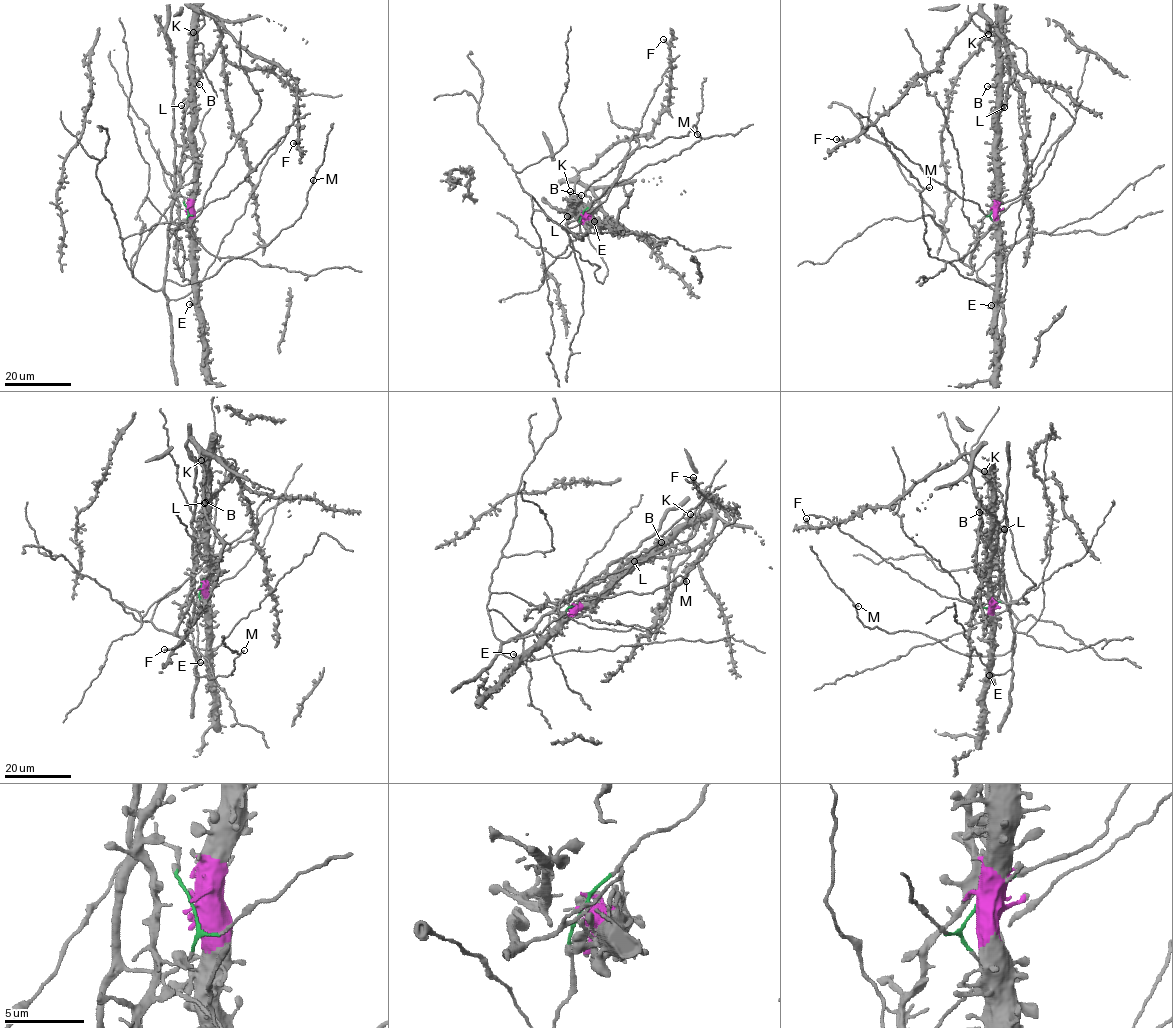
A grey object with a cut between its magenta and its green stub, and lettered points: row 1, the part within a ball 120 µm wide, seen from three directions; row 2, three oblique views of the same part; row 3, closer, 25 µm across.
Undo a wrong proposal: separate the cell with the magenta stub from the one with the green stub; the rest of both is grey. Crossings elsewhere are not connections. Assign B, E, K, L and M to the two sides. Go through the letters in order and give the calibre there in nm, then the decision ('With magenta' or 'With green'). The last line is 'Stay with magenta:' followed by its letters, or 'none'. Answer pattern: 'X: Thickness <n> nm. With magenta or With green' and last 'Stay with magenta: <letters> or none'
B: Thickness 240 nm. With magenta
E: Thickness 240 nm. With magenta
K: Thickness 400 nm. With magenta
L: Thickness 260 nm. With green
M: Thickness 260 nm. With green
Stay with magenta: B, E, K

